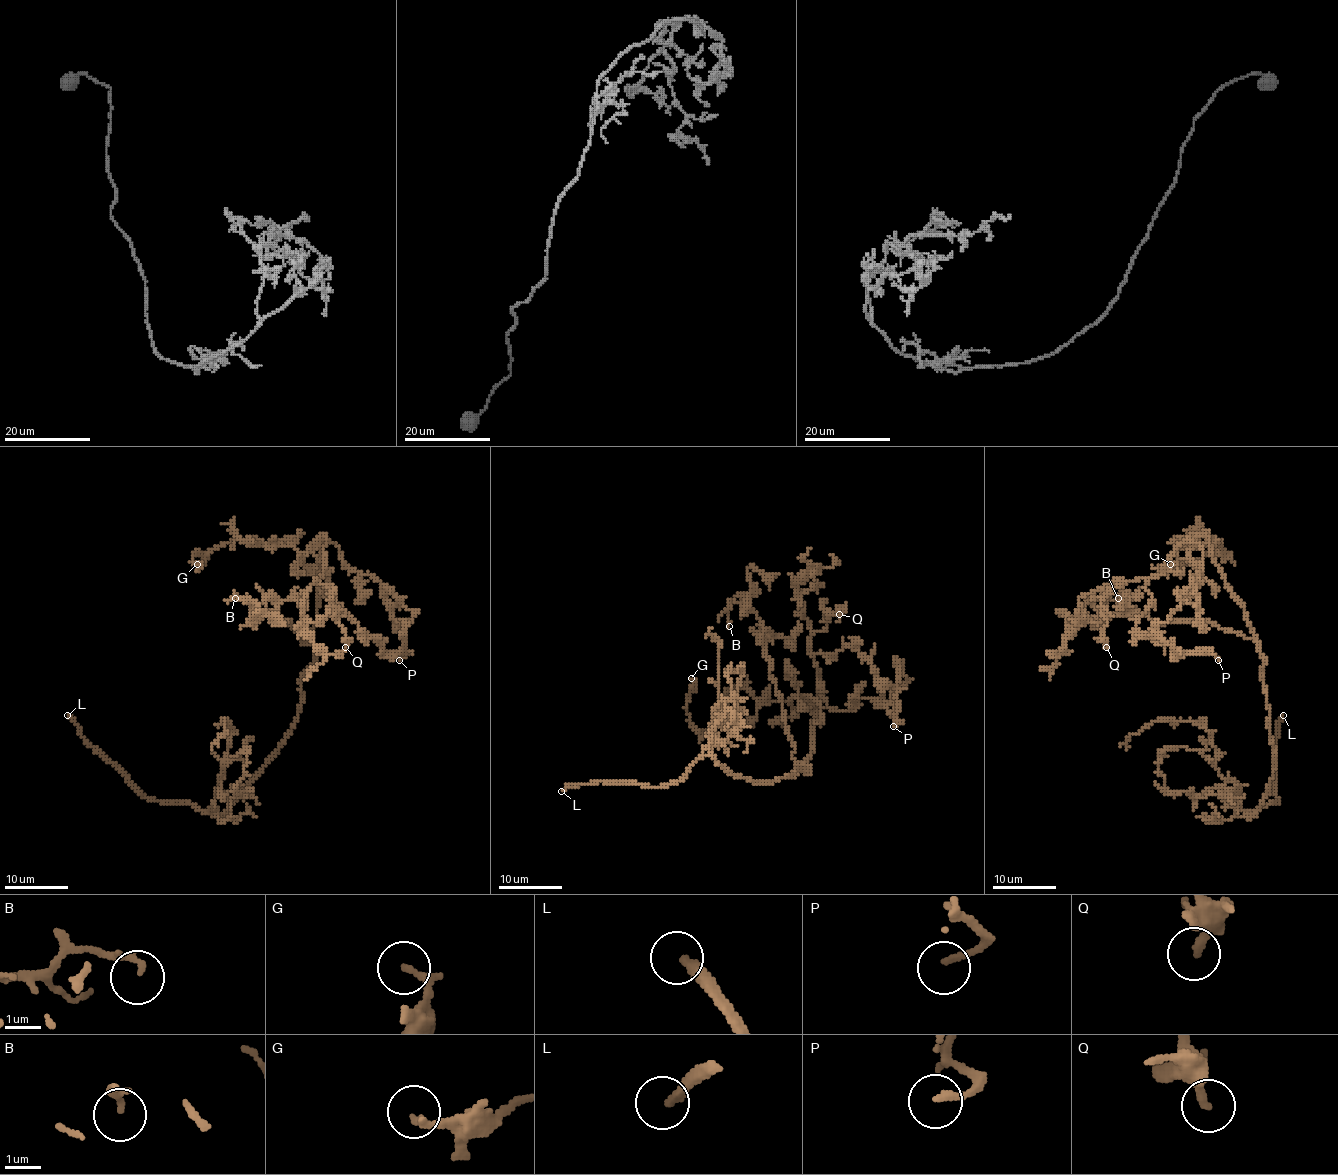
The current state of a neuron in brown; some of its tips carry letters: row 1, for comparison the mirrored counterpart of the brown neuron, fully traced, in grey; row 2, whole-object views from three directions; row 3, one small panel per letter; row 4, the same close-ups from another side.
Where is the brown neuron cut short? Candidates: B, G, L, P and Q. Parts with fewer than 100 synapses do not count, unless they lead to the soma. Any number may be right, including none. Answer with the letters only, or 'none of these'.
L

